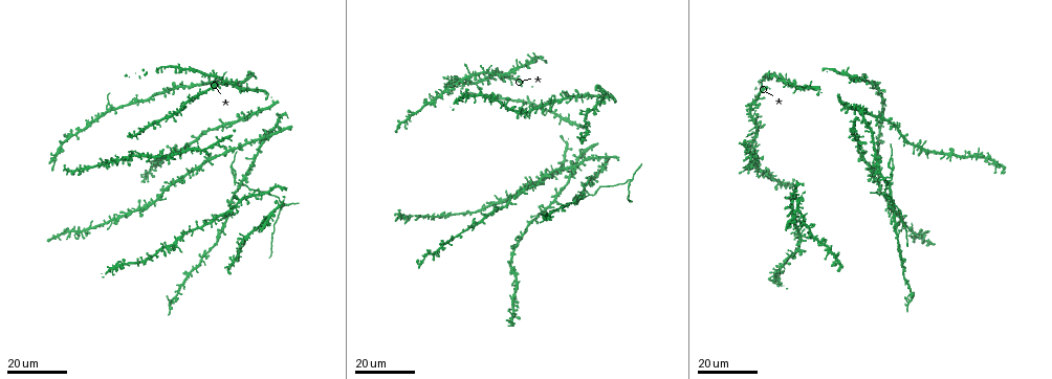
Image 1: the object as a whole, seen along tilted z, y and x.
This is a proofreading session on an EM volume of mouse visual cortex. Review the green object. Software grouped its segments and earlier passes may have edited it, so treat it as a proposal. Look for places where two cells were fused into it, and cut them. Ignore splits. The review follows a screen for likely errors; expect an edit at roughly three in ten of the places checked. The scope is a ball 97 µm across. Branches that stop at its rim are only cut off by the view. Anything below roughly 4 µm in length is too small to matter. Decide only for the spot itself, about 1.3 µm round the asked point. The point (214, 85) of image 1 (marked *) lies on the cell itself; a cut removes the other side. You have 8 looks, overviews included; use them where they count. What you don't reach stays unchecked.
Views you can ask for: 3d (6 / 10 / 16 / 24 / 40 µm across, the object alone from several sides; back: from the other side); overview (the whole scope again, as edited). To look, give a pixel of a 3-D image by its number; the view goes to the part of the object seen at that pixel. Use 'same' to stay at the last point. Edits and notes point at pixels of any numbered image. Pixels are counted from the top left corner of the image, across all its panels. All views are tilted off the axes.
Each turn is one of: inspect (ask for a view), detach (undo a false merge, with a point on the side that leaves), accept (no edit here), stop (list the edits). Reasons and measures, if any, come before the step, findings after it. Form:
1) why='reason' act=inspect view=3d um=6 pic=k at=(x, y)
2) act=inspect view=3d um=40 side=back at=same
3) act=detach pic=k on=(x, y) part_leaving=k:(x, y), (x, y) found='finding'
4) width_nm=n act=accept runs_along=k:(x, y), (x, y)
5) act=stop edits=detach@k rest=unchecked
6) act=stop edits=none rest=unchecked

why='four-way junction' act=inspect view=3d um=24 pic=1 at=(472, 74)

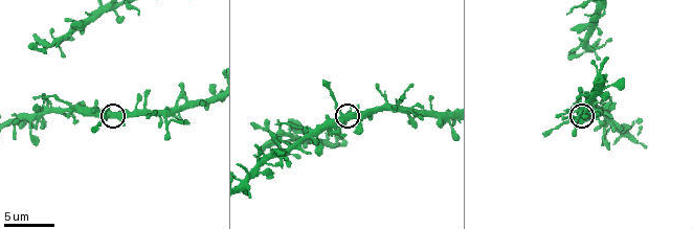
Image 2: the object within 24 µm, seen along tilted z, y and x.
act=inspect view=3d um=10 pic=2 at=(109, 118)

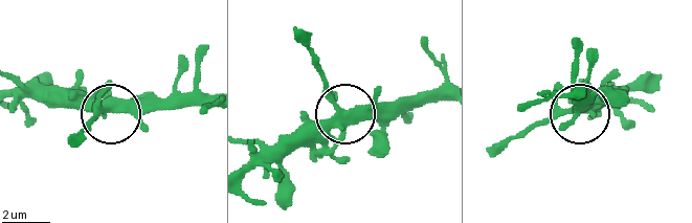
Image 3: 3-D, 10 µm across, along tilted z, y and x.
act=accept found='all the same cell'

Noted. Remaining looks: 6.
act=inspect view=3d um=10 pic=2 at=(590, 49)

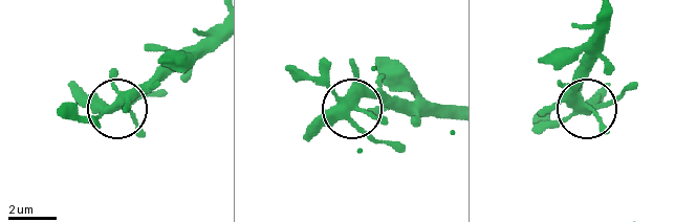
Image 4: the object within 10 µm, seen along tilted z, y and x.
width_nm=340 act=accept found='one cell here'

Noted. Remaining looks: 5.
why='four or more arms meet' act=inspect view=3d um=10 pic=2 at=(344, 143)

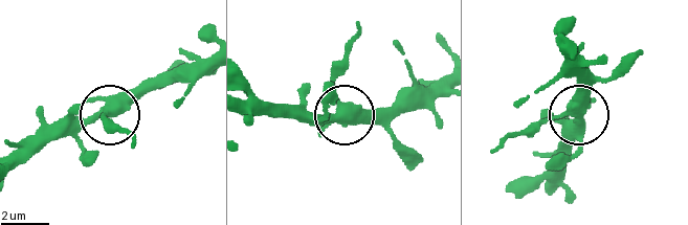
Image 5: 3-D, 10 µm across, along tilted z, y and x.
arms=4 act=accept found='all the same cell'

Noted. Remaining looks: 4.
why='four or more arms meet' act=inspect view=3d um=24 pic=1 at=(797, 249)

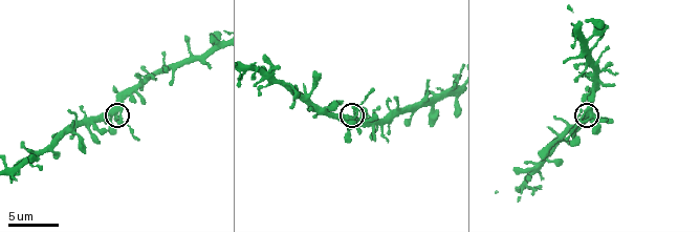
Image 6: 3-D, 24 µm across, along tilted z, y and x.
act=inspect view=3d um=10 pic=6 at=(590, 118)

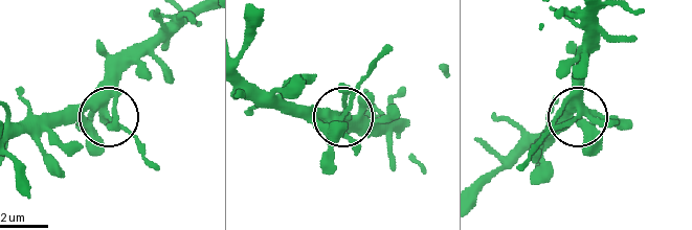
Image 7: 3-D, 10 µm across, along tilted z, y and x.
act=accept runs_along=7:(584, 22), (578, 110), (527, 159) found='continuous, no second cell'

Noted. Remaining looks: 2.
act=stop edits=none rest=unchecked

